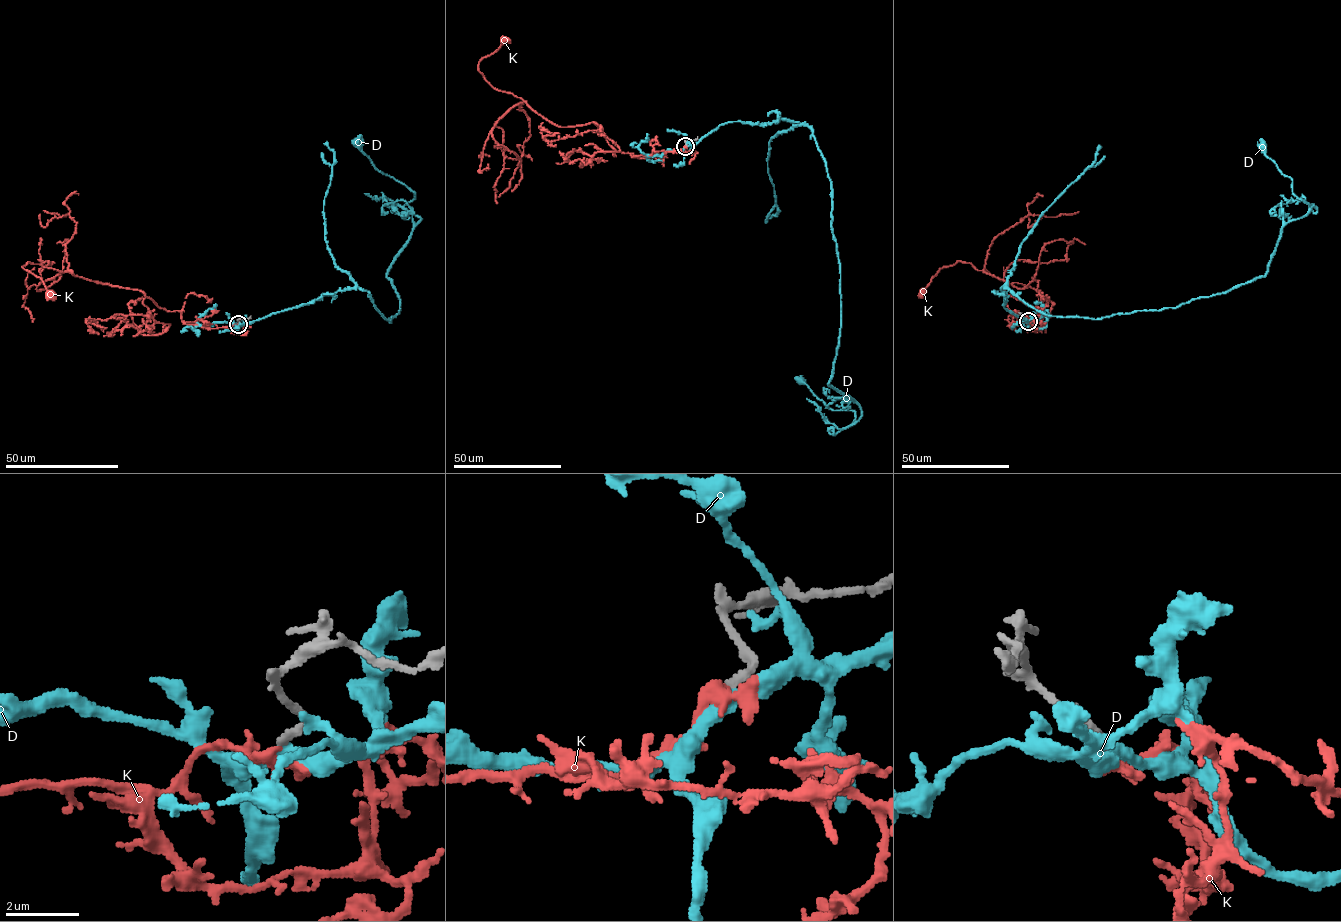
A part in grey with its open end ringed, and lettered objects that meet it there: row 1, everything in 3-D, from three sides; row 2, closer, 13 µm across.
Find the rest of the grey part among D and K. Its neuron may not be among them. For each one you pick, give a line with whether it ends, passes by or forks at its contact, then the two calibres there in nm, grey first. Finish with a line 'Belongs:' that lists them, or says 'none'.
K: it passes by; calibres 200 and 260 nm
Belongs: K

